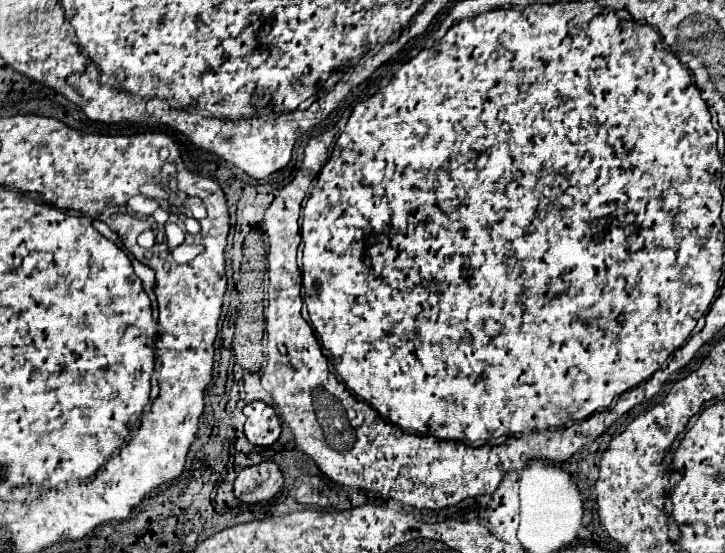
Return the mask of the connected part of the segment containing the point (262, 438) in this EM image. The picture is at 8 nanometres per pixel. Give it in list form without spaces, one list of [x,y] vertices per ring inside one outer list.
[[[252,402],[244,408],[246,424],[244,434],[250,444],[256,446],[270,446],[280,436],[280,422],[274,408],[266,406],[264,402]]]

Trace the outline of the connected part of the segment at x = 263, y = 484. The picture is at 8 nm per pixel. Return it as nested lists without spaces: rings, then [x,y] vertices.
[[[260,462],[244,468],[234,480],[234,496],[240,502],[256,504],[274,498],[282,488],[282,472],[274,462]]]

